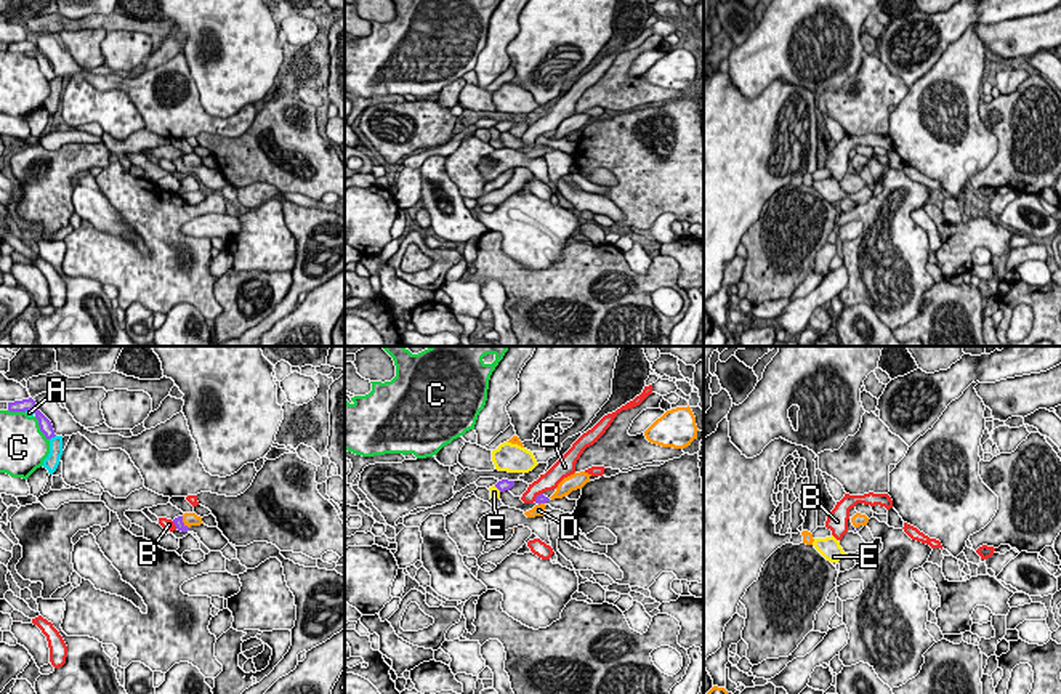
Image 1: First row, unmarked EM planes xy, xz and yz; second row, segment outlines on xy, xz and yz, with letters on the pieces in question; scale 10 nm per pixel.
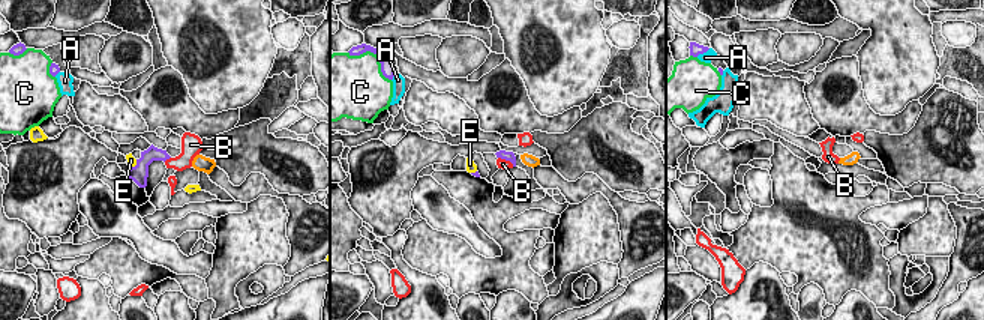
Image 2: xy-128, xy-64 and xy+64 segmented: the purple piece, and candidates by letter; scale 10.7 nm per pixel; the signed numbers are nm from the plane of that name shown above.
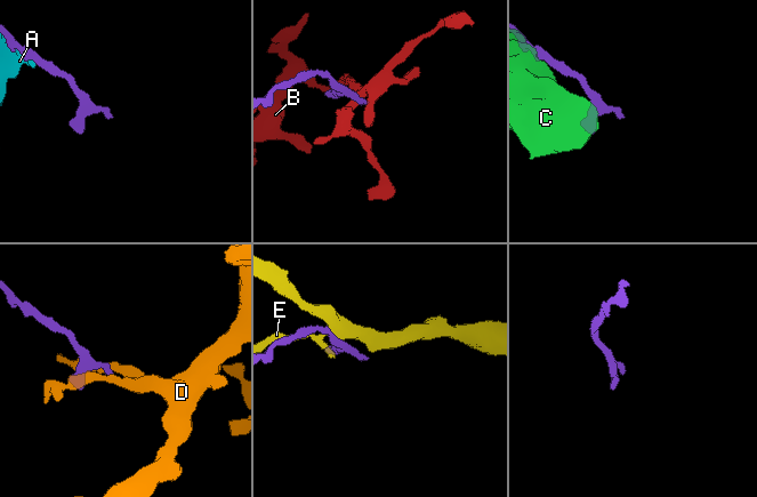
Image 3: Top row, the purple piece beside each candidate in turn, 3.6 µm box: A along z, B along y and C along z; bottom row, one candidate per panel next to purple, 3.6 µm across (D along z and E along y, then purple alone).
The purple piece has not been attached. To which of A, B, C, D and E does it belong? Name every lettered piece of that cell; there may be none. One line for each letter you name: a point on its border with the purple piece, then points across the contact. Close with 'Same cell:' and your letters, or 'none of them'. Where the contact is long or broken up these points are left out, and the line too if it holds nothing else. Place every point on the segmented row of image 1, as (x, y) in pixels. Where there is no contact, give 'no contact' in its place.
Same cell: none of them

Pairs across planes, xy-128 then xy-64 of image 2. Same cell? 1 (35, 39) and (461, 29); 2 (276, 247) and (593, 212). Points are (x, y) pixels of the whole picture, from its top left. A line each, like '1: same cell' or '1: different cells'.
1: same cell
2: same cell

